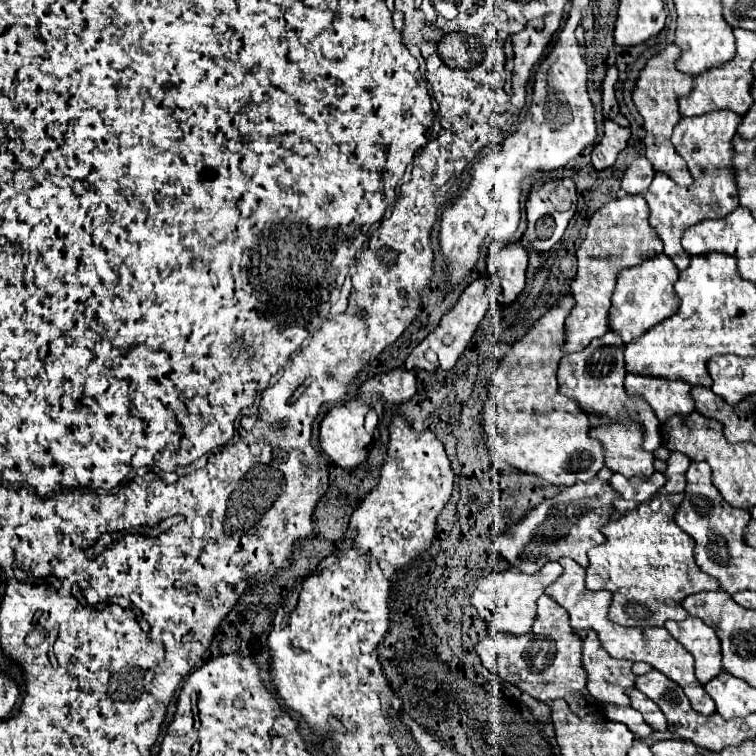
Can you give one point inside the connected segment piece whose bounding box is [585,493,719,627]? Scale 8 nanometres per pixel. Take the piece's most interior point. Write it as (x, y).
(647, 537)

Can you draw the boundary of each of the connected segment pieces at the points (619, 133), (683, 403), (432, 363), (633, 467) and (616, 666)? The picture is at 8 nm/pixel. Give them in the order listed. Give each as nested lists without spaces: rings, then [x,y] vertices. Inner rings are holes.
[[[605,119],[605,133],[601,137],[601,141],[593,147],[591,151],[591,165],[595,169],[607,169],[613,165],[613,161],[617,159],[619,151],[623,151],[627,147],[627,141],[631,137],[631,131]]]
[[[627,375],[625,389],[629,395],[641,395],[651,405],[663,425],[671,415],[687,417],[695,407],[691,403],[691,387],[687,383],[671,383],[667,379],[643,379],[643,375]]]
[[[485,277],[475,279],[471,285],[465,287],[465,291],[459,295],[459,301],[455,307],[445,313],[439,321],[439,325],[411,351],[411,355],[405,361],[407,369],[425,369],[425,371],[437,371],[437,369],[451,369],[467,343],[471,341],[475,329],[483,321],[483,317],[489,311],[489,297],[487,297],[487,281]]]
[[[605,423],[593,427],[589,437],[601,441],[605,449],[605,467],[611,471],[625,477],[651,477],[655,473],[655,457],[653,453],[643,451],[643,429],[637,423]]]
[[[589,629],[577,631],[577,635],[584,639],[581,665],[587,673],[589,693],[601,703],[629,705],[625,691],[635,685],[635,675],[631,673],[631,661],[619,661],[613,659],[611,655],[597,659],[597,653],[607,651],[603,651],[595,631]]]

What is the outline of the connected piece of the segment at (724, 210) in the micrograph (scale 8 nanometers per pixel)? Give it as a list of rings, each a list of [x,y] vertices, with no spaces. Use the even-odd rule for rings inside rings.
[[[715,111],[711,115],[701,115],[699,119],[681,119],[675,125],[671,143],[675,151],[685,159],[691,175],[693,185],[691,187],[679,187],[667,179],[667,175],[655,173],[651,185],[647,187],[647,193],[643,193],[651,215],[649,223],[657,231],[657,237],[663,241],[665,249],[663,253],[675,263],[679,271],[689,267],[691,255],[681,247],[683,231],[703,219],[715,219],[731,213],[739,207],[737,203],[737,191],[735,191],[735,175],[731,173],[731,137],[737,131],[737,125],[741,123],[741,117],[733,111]]]

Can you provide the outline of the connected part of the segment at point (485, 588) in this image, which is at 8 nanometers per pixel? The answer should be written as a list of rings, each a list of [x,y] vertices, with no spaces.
[[[547,563],[541,571],[533,575],[525,575],[515,571],[515,567],[501,571],[501,573],[491,573],[487,579],[483,579],[473,597],[471,603],[479,611],[479,615],[487,621],[489,633],[511,633],[511,635],[525,635],[535,619],[535,603],[543,595],[545,587],[551,585],[559,575],[563,573],[559,563]]]

